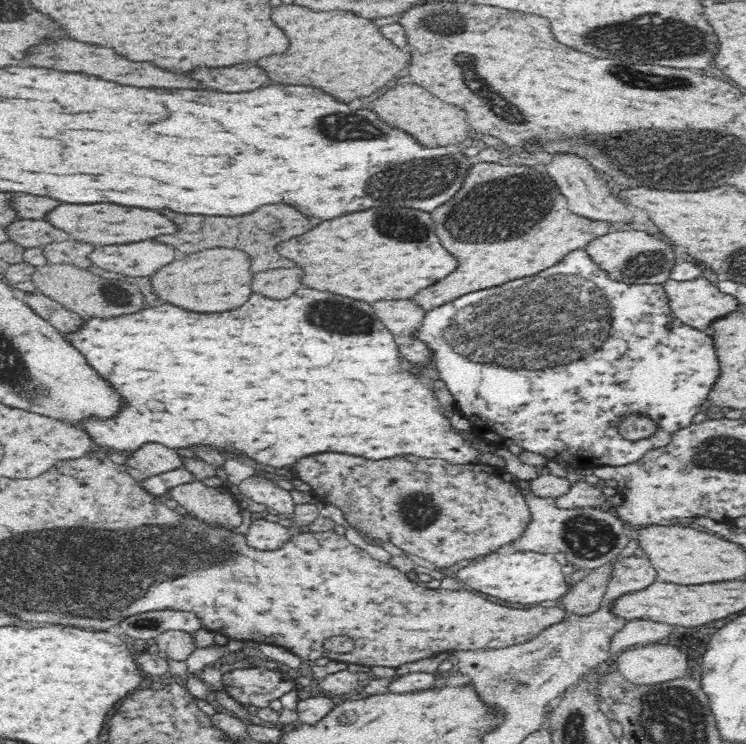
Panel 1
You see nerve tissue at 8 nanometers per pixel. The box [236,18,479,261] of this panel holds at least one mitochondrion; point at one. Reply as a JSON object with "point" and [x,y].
{"point":[417,180]}

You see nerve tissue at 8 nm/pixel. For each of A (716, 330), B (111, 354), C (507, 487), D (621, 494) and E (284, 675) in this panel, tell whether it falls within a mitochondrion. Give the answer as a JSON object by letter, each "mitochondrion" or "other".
{"A":"other","B":"other","C":"other","D":"other","E":"other"}

